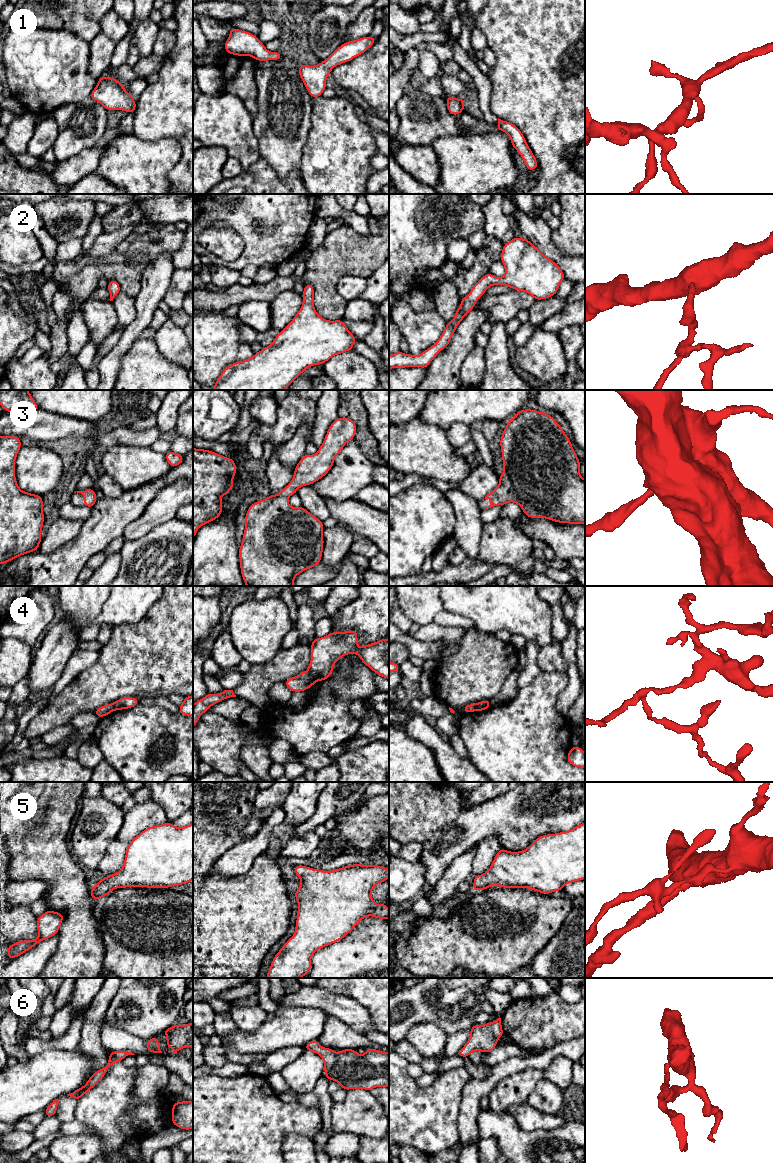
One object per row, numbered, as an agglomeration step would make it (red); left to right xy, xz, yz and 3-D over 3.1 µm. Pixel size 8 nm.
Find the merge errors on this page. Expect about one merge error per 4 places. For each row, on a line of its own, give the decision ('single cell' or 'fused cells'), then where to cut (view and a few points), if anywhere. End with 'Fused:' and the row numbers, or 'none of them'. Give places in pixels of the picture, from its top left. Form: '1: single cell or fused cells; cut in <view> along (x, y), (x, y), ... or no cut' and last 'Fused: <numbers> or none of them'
1: single cell; no cut
2: single cell; no cut
3: single cell; no cut
4: fused cells; cut in xz along (307, 670), (315, 681)
5: single cell; no cut
6: single cell; no cut
Fused: 4

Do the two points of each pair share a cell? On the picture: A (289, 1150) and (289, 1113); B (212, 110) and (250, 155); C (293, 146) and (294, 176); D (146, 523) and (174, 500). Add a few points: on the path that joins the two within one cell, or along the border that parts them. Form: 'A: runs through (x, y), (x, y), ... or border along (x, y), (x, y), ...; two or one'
A: border along (312, 1139), (304, 1135), (286, 1134), (281, 1152); two
B: runs through (223, 121), (235, 133), (242, 144); one
C: border along (271, 166), (282, 179), (293, 170), (298, 170); two
D: runs through (153, 516), (167, 503); one

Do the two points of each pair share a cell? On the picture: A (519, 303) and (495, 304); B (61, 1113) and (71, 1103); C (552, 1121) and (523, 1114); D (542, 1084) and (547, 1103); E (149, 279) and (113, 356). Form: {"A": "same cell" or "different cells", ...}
{"A": "same cell", "B": "same cell", "C": "same cell", "D": "same cell", "E": "same cell"}

